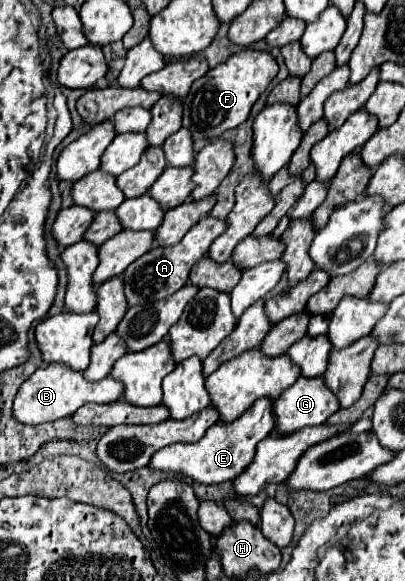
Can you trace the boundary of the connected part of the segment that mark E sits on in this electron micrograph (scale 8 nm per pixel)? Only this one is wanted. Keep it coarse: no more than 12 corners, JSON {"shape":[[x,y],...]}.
{"shape":[[272,399],[214,423],[148,467],[208,485],[236,479],[272,433]]}

